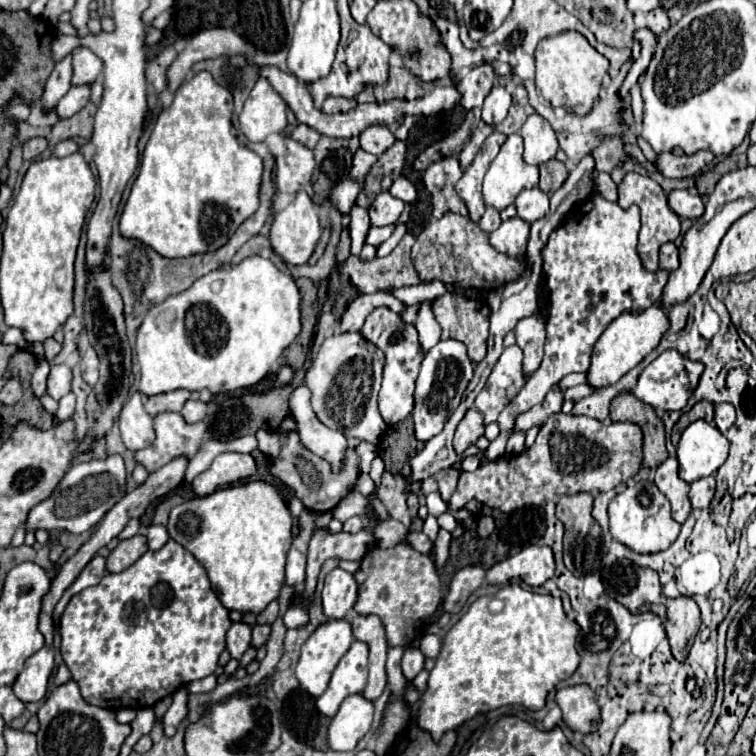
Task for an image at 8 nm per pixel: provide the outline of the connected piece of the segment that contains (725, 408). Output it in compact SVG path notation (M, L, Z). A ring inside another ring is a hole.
M720 403L720 405L716 405L714 423L716 423L716 427L718 427L722 433L726 433L726 431L734 425L734 421L736 421L734 405L730 405L730 403Z

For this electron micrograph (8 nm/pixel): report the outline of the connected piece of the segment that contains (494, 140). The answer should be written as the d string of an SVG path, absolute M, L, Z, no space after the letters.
M494 131L482 145L482 149L478 151L476 159L470 163L470 167L464 171L462 179L456 183L456 193L460 195L460 199L466 203L468 211L470 211L470 219L476 223L482 213L484 213L484 201L482 201L482 179L490 167L490 163L494 161L494 157L498 155L502 143L506 141L506 135L500 131Z

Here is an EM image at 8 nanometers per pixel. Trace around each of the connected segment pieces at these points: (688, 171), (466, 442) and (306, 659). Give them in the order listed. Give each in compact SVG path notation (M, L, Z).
M698 151L692 157L674 157L672 153L658 153L656 155L656 171L662 173L664 177L670 179L682 179L682 177L692 177L698 171L702 171L710 161L714 159L714 155L710 151Z
M472 407L464 419L458 423L456 433L454 433L454 451L460 455L464 453L470 445L474 445L478 441L478 437L484 435L484 423L482 423L482 415Z
M332 619L322 623L302 645L302 653L300 653L300 661L296 665L296 679L300 681L300 687L304 691L308 691L314 697L320 697L330 681L330 675L334 671L334 667L338 665L338 661L344 657L344 653L350 649L354 641L352 635L352 627L346 619Z

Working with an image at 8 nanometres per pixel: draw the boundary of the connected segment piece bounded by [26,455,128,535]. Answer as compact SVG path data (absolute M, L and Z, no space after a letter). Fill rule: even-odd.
M108 455L106 459L92 459L88 463L76 463L64 475L56 491L40 505L36 505L26 525L28 529L46 529L46 531L70 531L74 535L84 533L96 527L102 517L128 493L126 485L126 467L120 455Z

